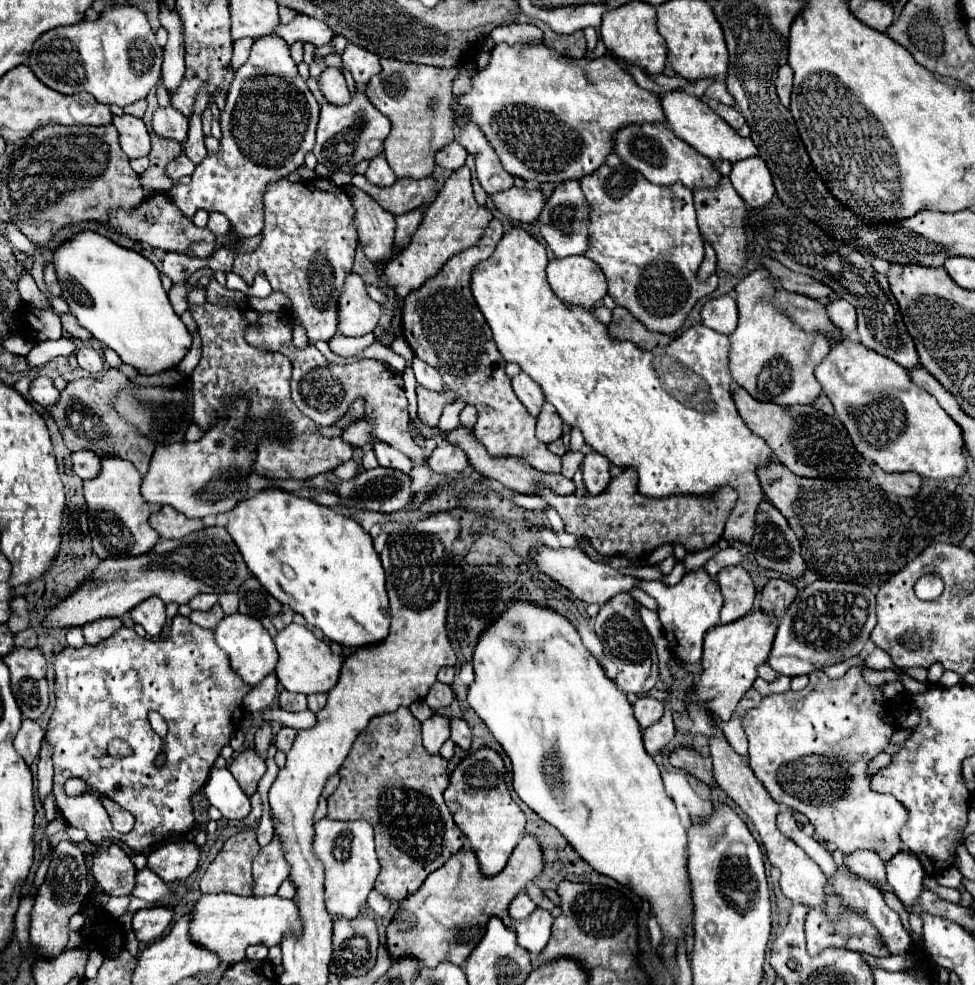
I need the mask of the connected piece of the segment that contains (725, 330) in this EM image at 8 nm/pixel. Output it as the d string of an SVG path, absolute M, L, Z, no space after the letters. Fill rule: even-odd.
M731 296L709 298L703 304L701 318L703 318L705 326L709 326L721 334L731 334L737 328L737 320L739 320L737 302Z

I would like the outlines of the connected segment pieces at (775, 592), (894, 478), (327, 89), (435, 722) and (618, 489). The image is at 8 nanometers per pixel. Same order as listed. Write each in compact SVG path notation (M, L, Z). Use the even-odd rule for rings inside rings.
M771 578L767 586L761 590L761 608L767 614L783 616L789 604L795 600L797 592L799 590L793 582L787 582L783 578Z
M873 466L873 478L879 482L879 486L885 492L893 492L897 496L913 496L917 494L919 486L921 486L921 476L913 474L913 472L897 472L897 474L889 474L883 472L881 468Z
M325 68L321 72L321 76L317 78L317 84L319 84L319 90L323 92L323 96L331 104L345 104L351 98L343 72L339 68Z
M435 714L423 722L423 746L429 754L439 754L443 742L449 738L449 718Z
M625 468L609 486L589 498L561 498L551 490L539 492L563 518L565 530L575 536L587 536L601 556L623 554L627 558L645 558L661 544L681 544L689 552L713 546L721 536L725 522L737 502L737 492L731 486L721 486L707 498L695 494L673 494L667 498L649 498L637 490L637 470Z

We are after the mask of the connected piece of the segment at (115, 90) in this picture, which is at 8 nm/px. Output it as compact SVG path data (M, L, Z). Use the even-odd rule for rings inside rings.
M137 6L105 8L97 20L83 20L45 32L33 46L29 68L61 94L89 92L103 104L127 106L149 94L159 82L163 48L155 40L147 16Z

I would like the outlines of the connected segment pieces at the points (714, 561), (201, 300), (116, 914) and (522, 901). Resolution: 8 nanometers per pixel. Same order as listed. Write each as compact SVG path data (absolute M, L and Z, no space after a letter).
M727 546L723 550L719 550L711 560L707 560L705 564L705 570L711 578L717 576L717 572L725 566L737 566L741 564L741 552L735 548L735 546Z
M196 287L188 292L189 310L191 307L200 306L206 303L206 288Z
M125 896L125 898L109 898L109 902L105 904L105 912L109 916L113 916L113 918L121 918L127 912L127 908L129 908L129 900L131 900L131 896Z
M521 892L521 894L511 902L509 914L511 914L513 920L523 920L523 918L527 918L535 908L537 908L535 902L533 902L525 892Z

